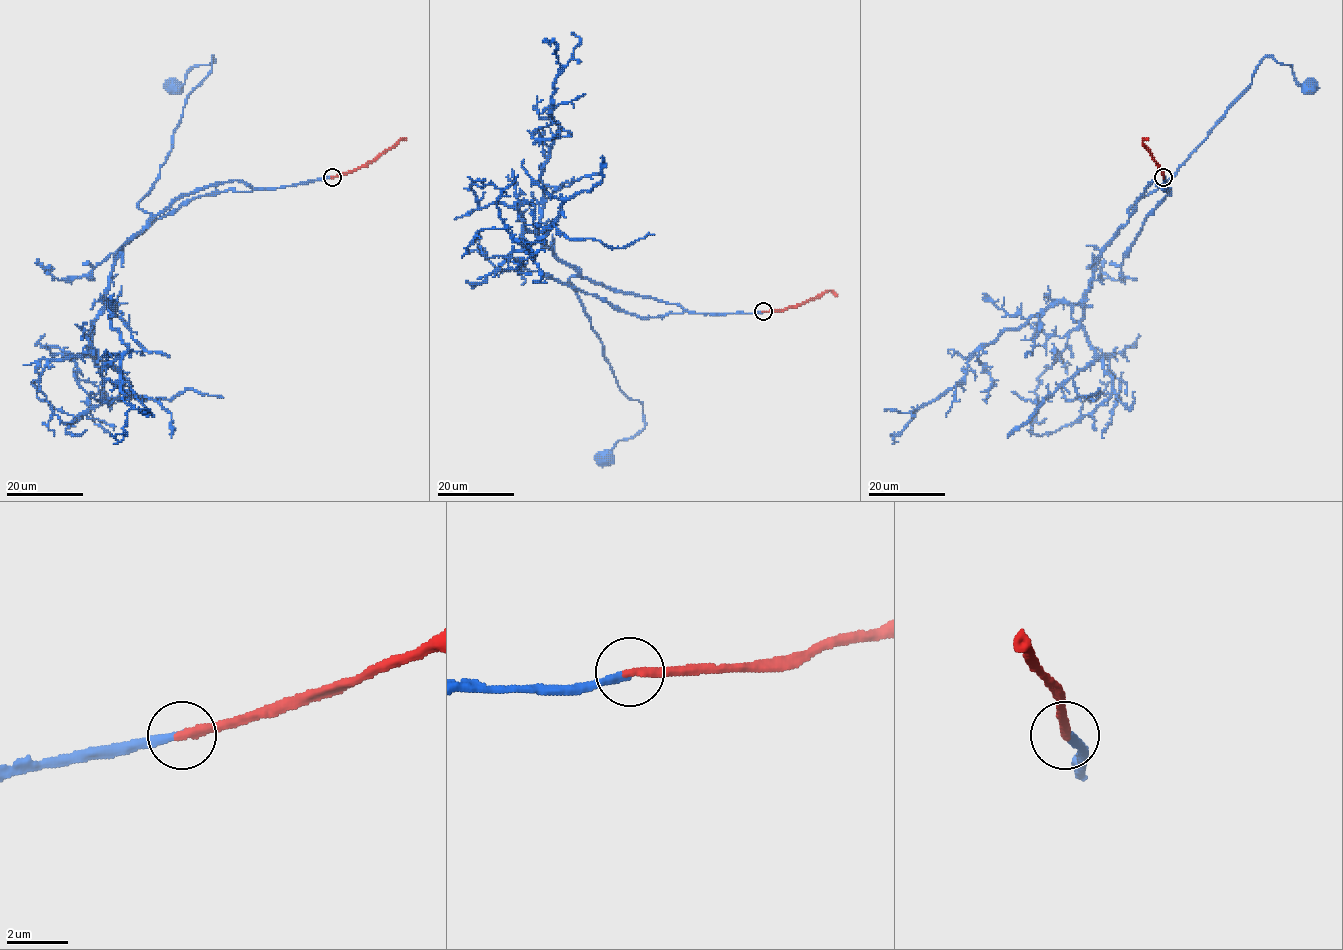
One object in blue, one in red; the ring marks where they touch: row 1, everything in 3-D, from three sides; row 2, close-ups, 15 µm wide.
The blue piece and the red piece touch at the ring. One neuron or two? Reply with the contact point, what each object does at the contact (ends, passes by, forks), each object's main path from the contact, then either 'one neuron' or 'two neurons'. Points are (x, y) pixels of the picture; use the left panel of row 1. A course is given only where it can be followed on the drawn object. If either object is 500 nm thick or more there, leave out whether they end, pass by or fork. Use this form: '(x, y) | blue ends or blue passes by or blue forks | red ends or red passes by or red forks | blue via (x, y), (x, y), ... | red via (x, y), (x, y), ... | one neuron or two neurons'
(332, 177) | blue ends | red ends | blue via (331, 177), (254, 189), (230, 181), (182, 194), (156, 214), (142, 210), (212, 56), (174, 87) | red via (331, 177), (366, 166), (402, 138), (405, 140) | one neuron

